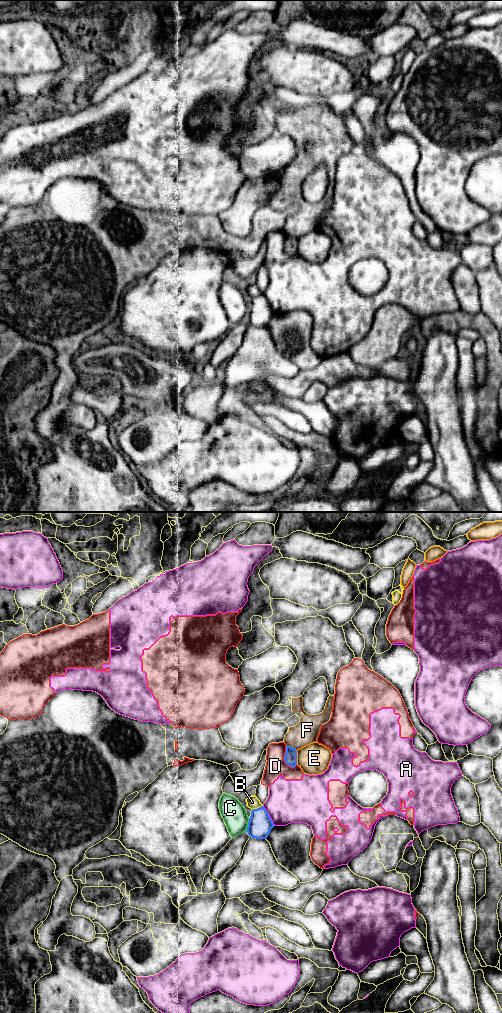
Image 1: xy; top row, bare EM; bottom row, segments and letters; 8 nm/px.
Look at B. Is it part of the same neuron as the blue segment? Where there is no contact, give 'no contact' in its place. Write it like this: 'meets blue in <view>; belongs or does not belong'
meets blue in xy; does not belong

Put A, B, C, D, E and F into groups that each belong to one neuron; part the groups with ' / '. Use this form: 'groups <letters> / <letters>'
groups A D / B / C / E / F

